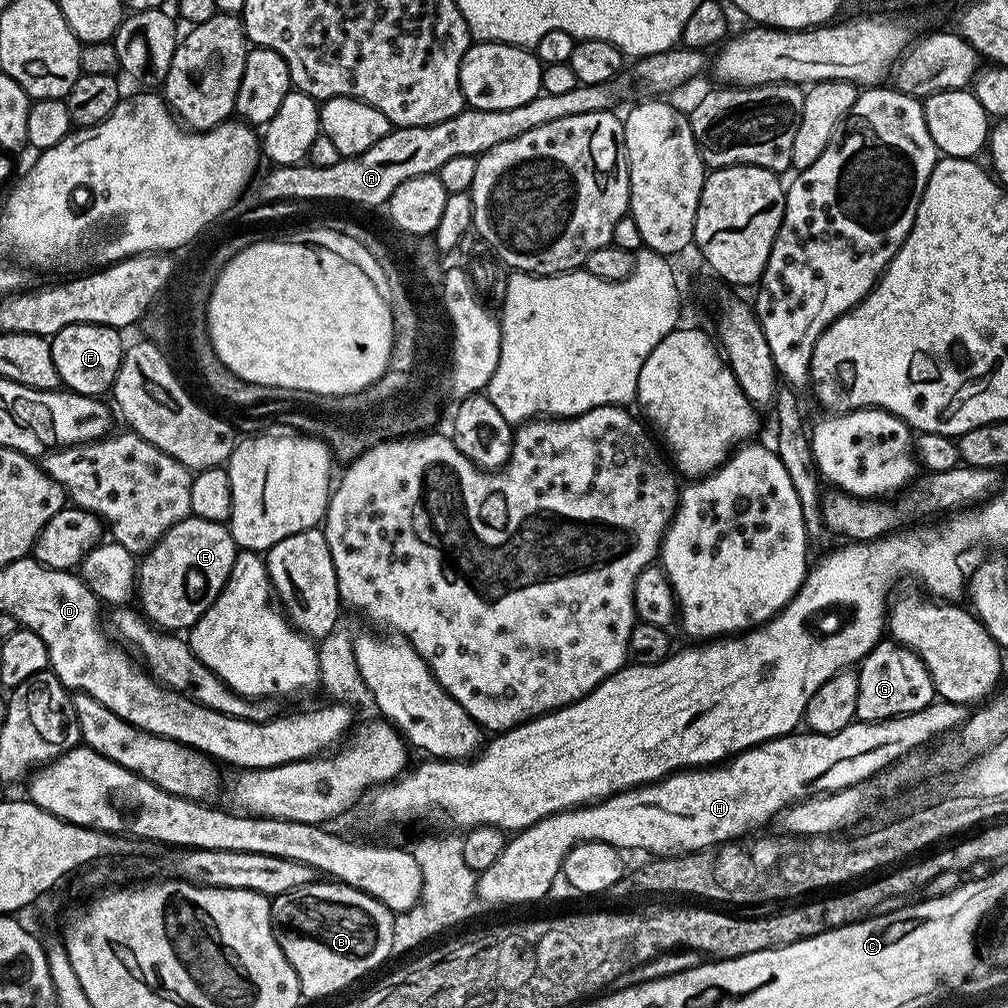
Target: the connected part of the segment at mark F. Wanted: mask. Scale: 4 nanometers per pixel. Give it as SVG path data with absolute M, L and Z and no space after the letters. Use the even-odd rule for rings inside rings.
M71 324L51 337L54 370L58 370L61 385L69 392L83 396L103 397L113 387L120 363L123 362L126 341L117 329L101 324Z

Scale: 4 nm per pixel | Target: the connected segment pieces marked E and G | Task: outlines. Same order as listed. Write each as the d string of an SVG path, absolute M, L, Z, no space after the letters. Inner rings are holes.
M197 516L178 522L146 553L138 564L136 586L138 589L138 608L155 627L161 630L190 630L206 614L206 610L218 598L218 594L226 586L236 561L236 543L231 531L218 522L206 522Z
M891 638L881 639L858 665L858 702L856 720L889 720L895 716L905 716L922 710L937 699L936 687L930 678L930 670L916 652L911 652L904 644L897 644Z

